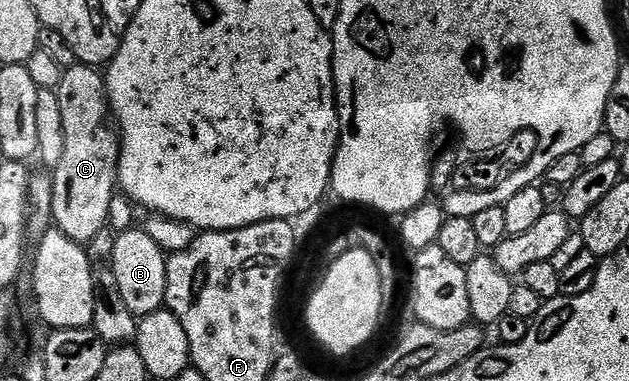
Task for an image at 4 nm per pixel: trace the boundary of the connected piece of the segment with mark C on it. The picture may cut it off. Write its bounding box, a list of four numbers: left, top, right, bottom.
[50,64,119,246]

